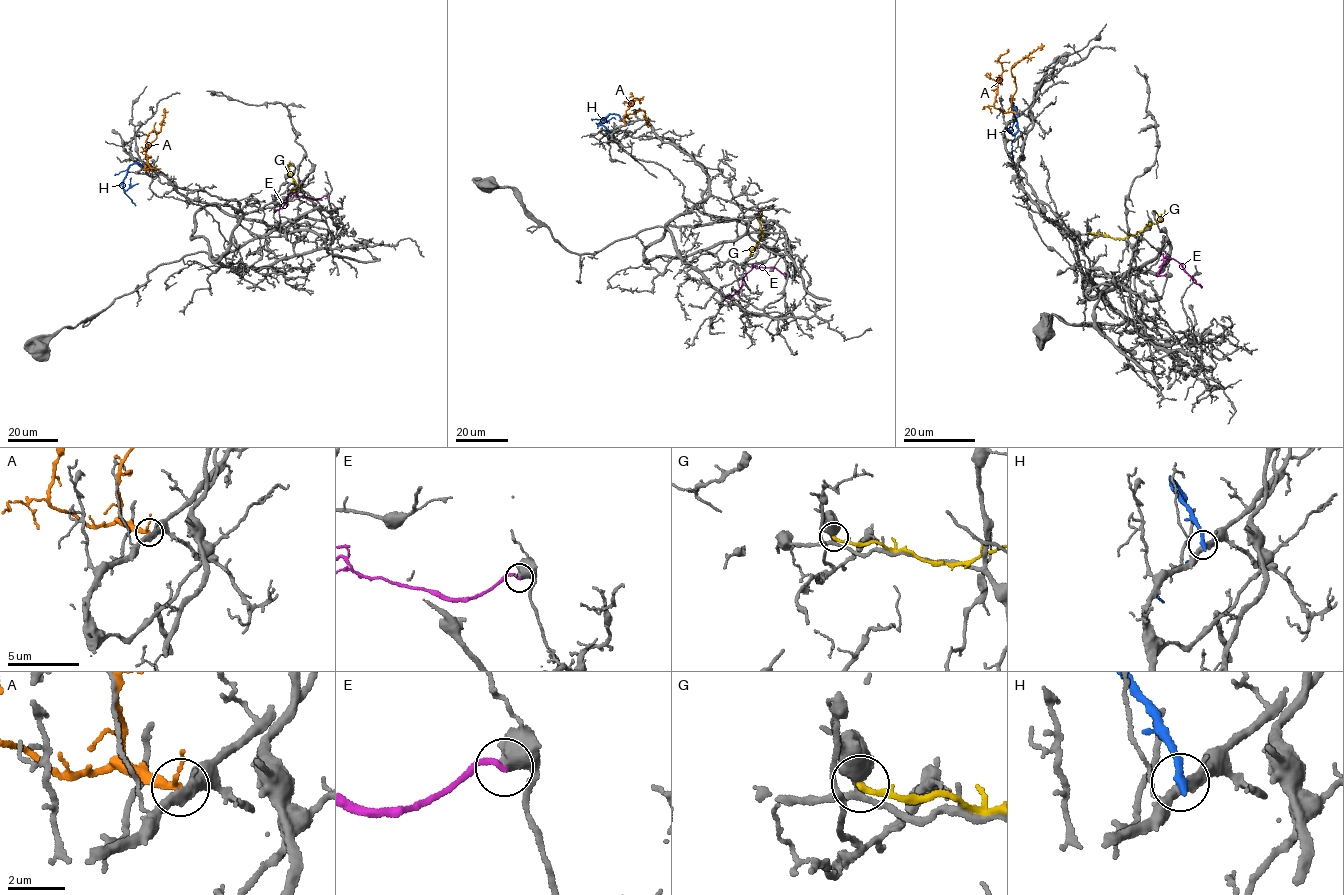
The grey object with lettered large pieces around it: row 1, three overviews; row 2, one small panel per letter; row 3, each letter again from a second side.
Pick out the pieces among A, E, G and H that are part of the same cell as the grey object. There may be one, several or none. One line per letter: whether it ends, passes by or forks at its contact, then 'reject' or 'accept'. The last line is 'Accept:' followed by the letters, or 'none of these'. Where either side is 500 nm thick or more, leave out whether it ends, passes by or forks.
A: it passes by; reject
E: reject
G: reject
H: it ends; reject
Accept: none of these

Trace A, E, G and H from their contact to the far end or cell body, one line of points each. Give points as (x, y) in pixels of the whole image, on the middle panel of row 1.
A: (624, 125), (625, 117), (640, 109), (651, 127)
E: (785, 274), (773, 267), (753, 267), (734, 294), (725, 297)
G: (762, 210), (762, 236), (750, 253), (753, 256)
H: (627, 124), (617, 114), (611, 114), (597, 126), (609, 130)

